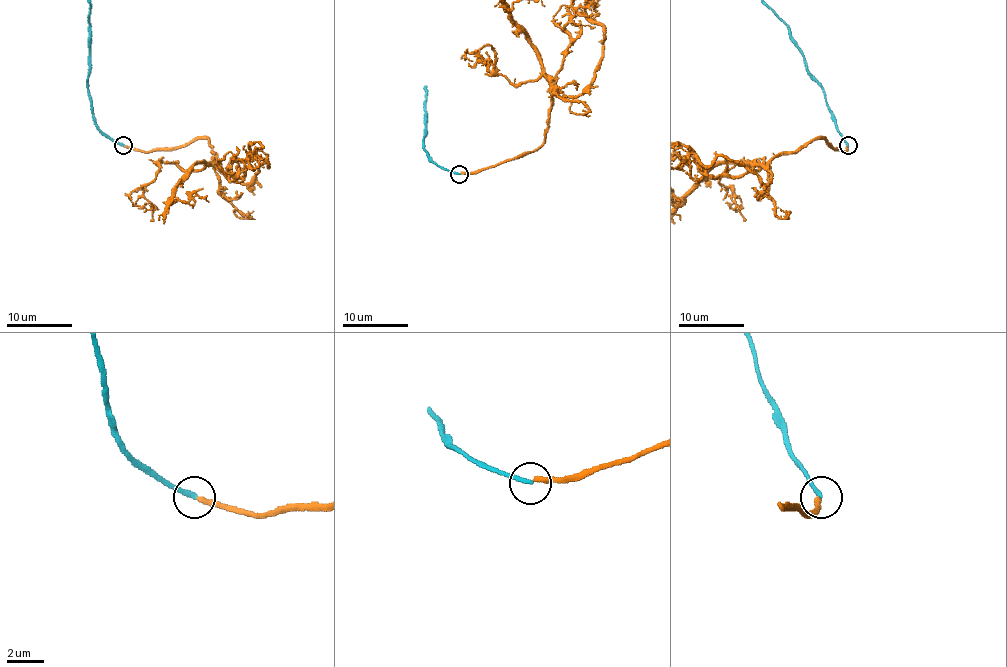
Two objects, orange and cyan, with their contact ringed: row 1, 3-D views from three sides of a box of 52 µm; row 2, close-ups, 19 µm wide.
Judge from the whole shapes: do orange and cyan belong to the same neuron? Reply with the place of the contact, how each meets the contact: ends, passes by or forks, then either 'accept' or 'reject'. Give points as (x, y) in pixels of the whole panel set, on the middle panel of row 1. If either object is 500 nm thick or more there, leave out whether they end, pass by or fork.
(459, 174) | orange ends | cyan ends | reject

